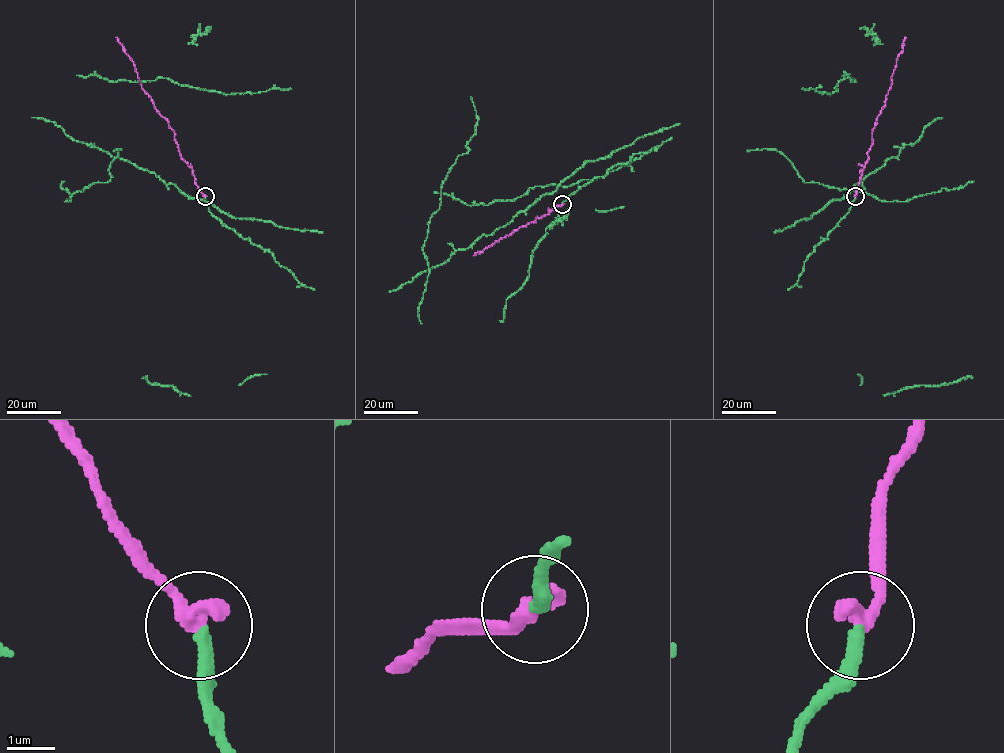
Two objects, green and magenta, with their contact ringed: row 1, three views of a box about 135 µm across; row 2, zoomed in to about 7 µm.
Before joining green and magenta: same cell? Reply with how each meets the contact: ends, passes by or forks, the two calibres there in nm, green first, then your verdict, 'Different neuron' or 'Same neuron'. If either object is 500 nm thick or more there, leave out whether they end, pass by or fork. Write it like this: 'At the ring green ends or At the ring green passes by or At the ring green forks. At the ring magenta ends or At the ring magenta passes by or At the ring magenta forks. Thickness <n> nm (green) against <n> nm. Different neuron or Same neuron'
At the ring green ends. At the ring magenta ends. Thickness 280 nm (green) against 420 nm. Same neuron

